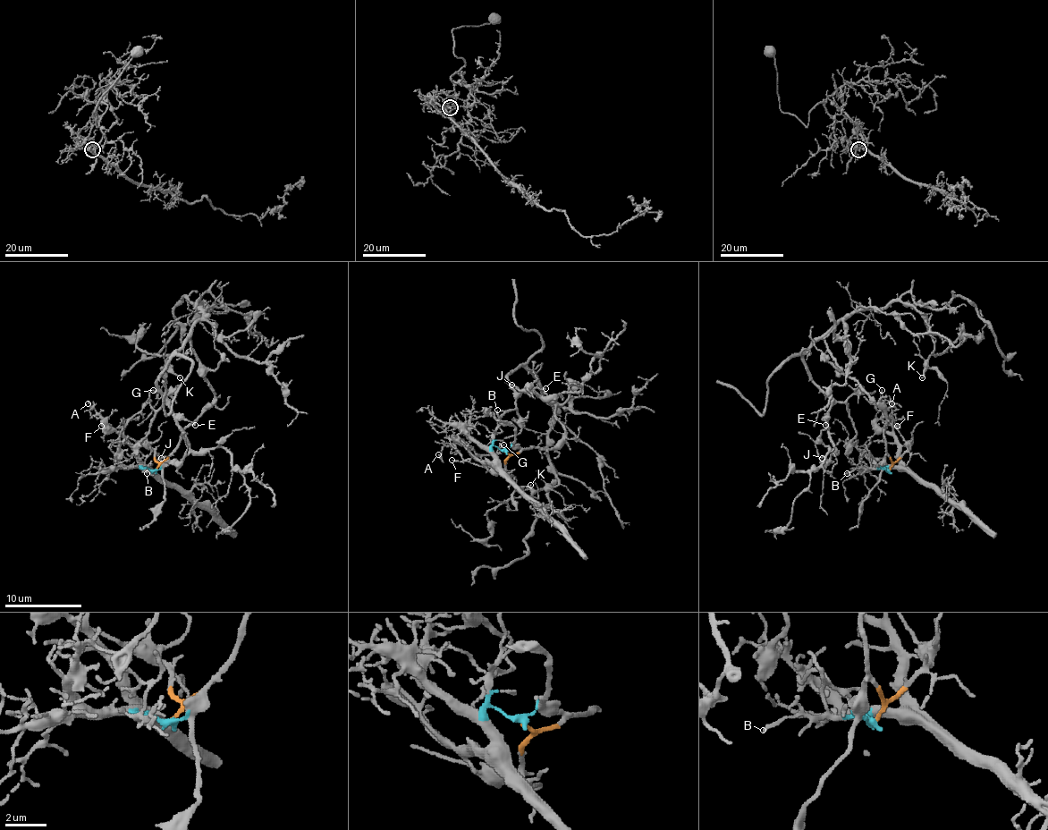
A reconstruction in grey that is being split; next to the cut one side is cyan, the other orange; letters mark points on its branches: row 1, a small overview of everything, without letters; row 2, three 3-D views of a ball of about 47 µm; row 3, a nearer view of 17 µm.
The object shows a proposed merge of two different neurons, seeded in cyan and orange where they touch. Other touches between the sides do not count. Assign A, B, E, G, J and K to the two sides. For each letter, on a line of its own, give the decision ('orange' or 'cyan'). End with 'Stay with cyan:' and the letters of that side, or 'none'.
A: cyan
B: cyan
E: orange
G: cyan
J: orange
K: orange
Stay with cyan: A, B, G

